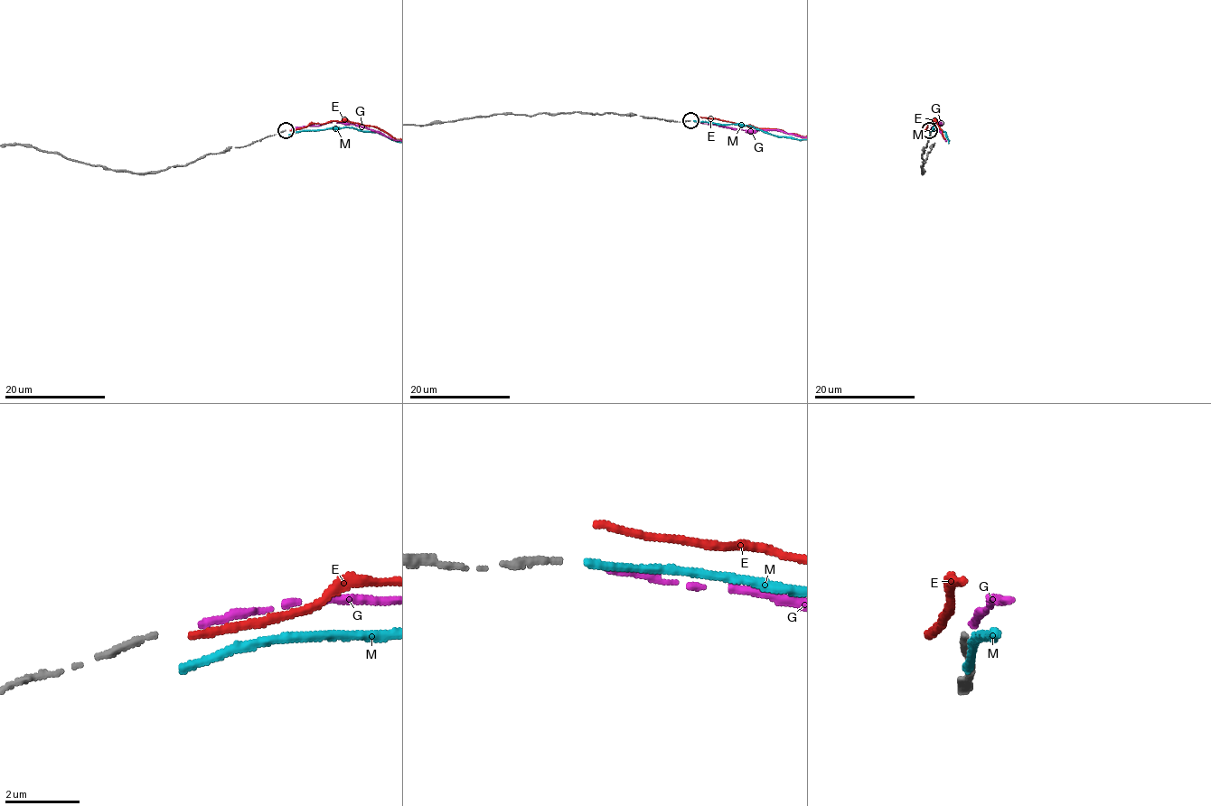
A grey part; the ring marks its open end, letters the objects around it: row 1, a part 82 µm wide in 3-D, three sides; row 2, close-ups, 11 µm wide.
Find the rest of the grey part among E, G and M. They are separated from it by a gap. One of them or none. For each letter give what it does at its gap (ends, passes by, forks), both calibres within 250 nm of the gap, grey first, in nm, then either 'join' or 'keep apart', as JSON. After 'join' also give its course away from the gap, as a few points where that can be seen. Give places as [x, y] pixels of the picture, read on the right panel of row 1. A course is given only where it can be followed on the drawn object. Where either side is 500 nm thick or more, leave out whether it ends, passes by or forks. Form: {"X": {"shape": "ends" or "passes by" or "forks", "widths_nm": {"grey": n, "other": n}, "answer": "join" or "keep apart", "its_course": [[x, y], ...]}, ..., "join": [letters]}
{"E": {"shape": "ends", "widths_nm": {"grey": 160, "other": 190}, "answer": "keep apart"}, "G": {"shape": "ends", "widths_nm": {"grey": 160, "other": 180}, "answer": "join"}, "M": {"shape": "ends", "widths_nm": {"grey": 160, "other": 200}, "answer": "keep apart"}, "join": ["G"]}

